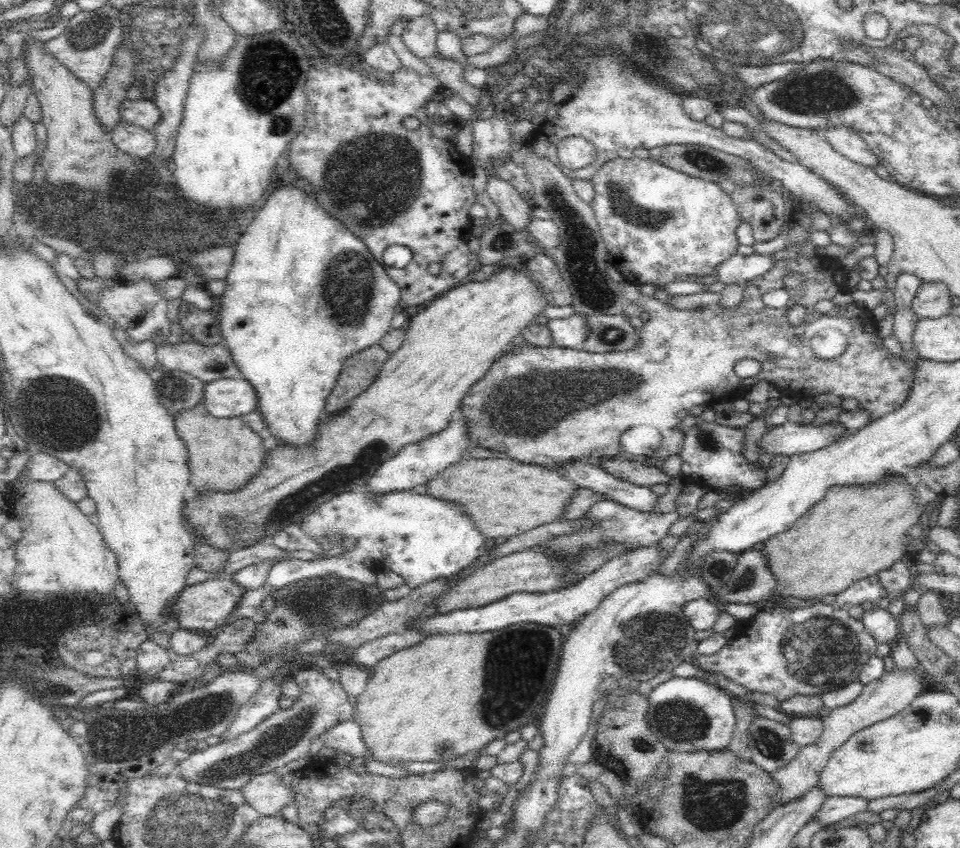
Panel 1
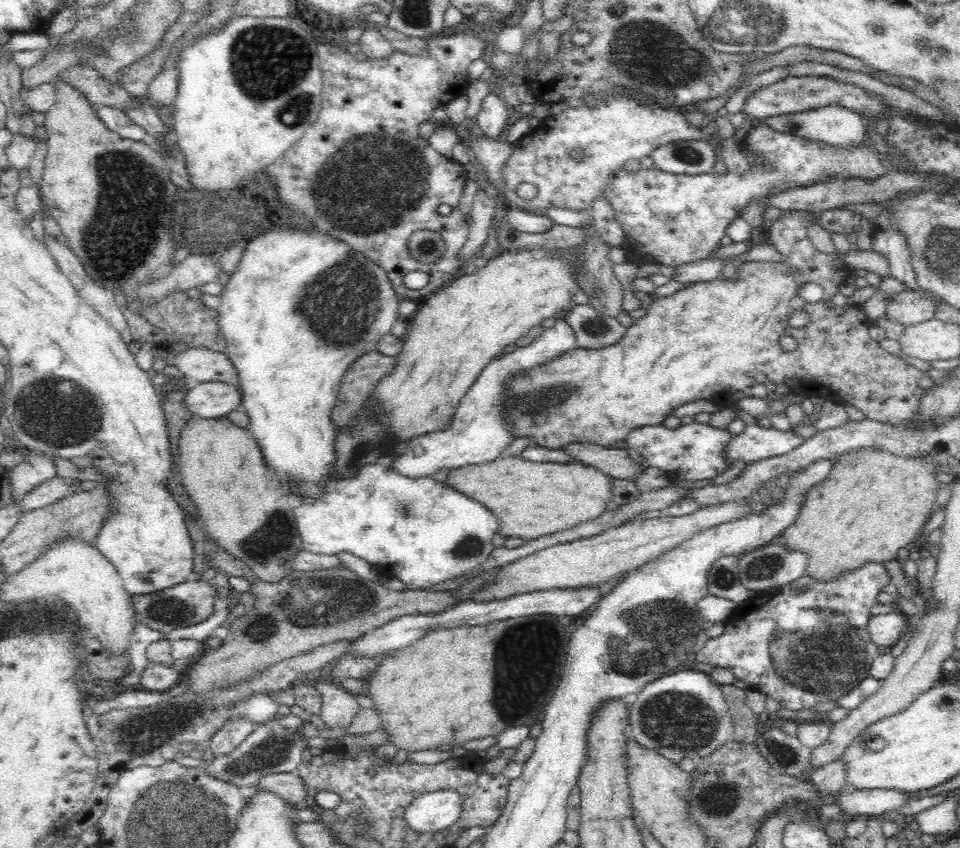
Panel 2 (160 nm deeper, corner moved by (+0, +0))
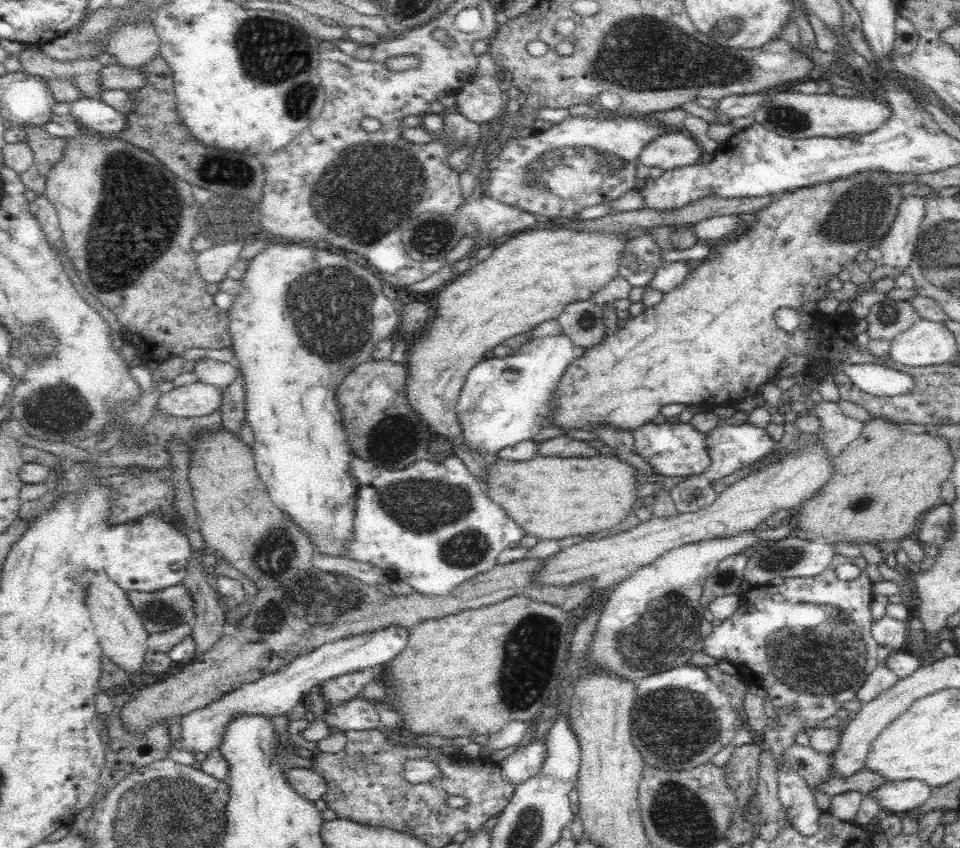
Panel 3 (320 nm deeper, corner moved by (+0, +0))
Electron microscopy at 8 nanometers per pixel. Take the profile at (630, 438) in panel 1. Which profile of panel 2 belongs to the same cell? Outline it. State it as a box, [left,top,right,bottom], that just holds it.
[630,421,731,480]

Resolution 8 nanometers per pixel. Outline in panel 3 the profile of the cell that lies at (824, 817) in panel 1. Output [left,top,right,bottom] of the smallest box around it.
[872,780,932,814]

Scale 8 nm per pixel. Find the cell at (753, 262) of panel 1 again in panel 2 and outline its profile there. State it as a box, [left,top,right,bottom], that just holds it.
[668,259,722,284]

